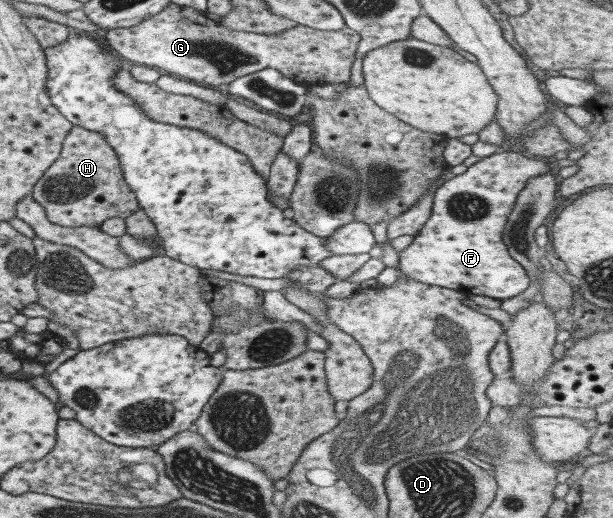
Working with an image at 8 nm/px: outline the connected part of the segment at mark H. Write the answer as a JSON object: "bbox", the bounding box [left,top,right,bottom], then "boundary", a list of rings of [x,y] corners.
{"bbox":[31,125,138,227],"boundary":[[[72,125],[63,139],[59,156],[45,170],[43,176],[33,185],[31,197],[44,208],[44,214],[50,223],[62,227],[81,225],[99,227],[107,218],[127,218],[138,209],[138,202],[132,190],[127,186],[116,152],[109,146],[101,133]]]}

